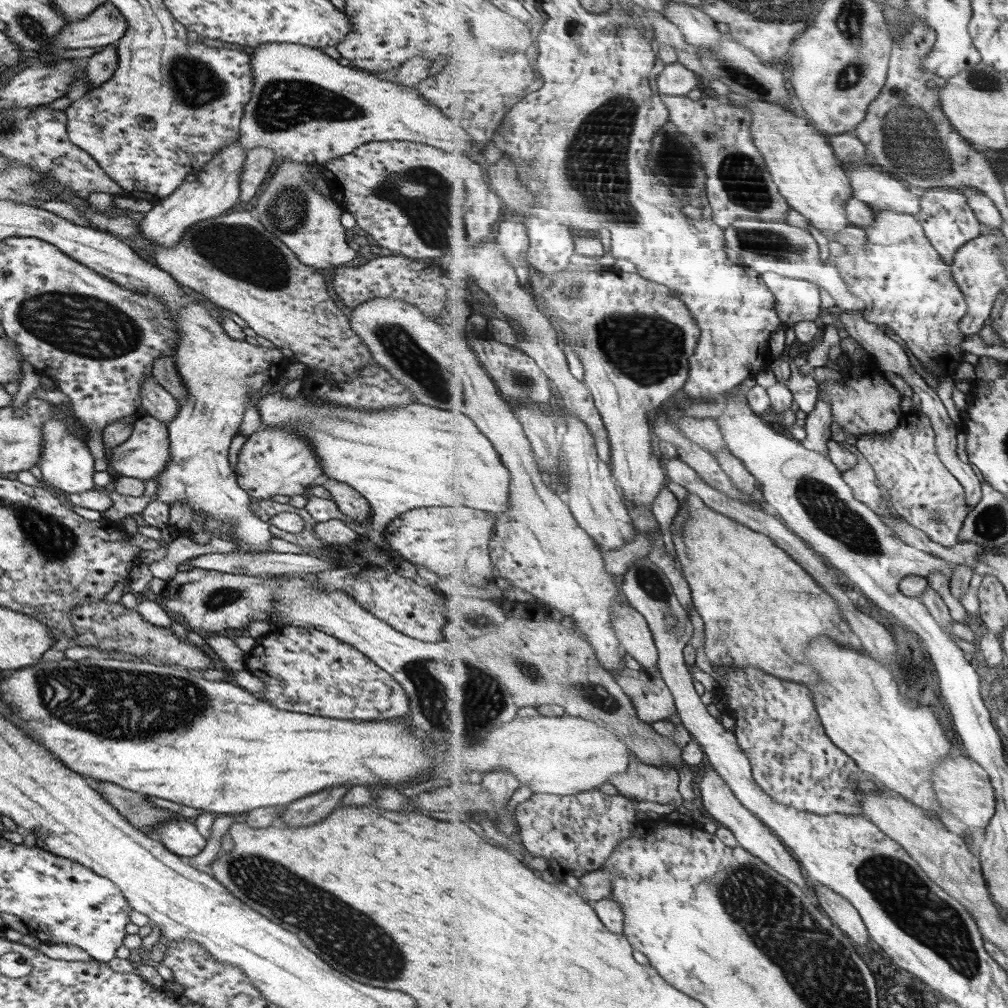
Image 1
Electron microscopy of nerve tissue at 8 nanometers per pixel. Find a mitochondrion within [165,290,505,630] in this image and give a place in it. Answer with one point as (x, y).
(396, 341)

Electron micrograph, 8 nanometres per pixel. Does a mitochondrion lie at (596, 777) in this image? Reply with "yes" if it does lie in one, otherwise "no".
no

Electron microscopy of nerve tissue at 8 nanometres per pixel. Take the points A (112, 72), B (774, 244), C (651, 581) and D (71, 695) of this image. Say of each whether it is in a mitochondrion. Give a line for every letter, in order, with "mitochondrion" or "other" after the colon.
A: other
B: mitochondrion
C: mitochondrion
D: mitochondrion

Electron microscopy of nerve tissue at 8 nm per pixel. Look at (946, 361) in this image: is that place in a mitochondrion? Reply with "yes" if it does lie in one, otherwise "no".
no

